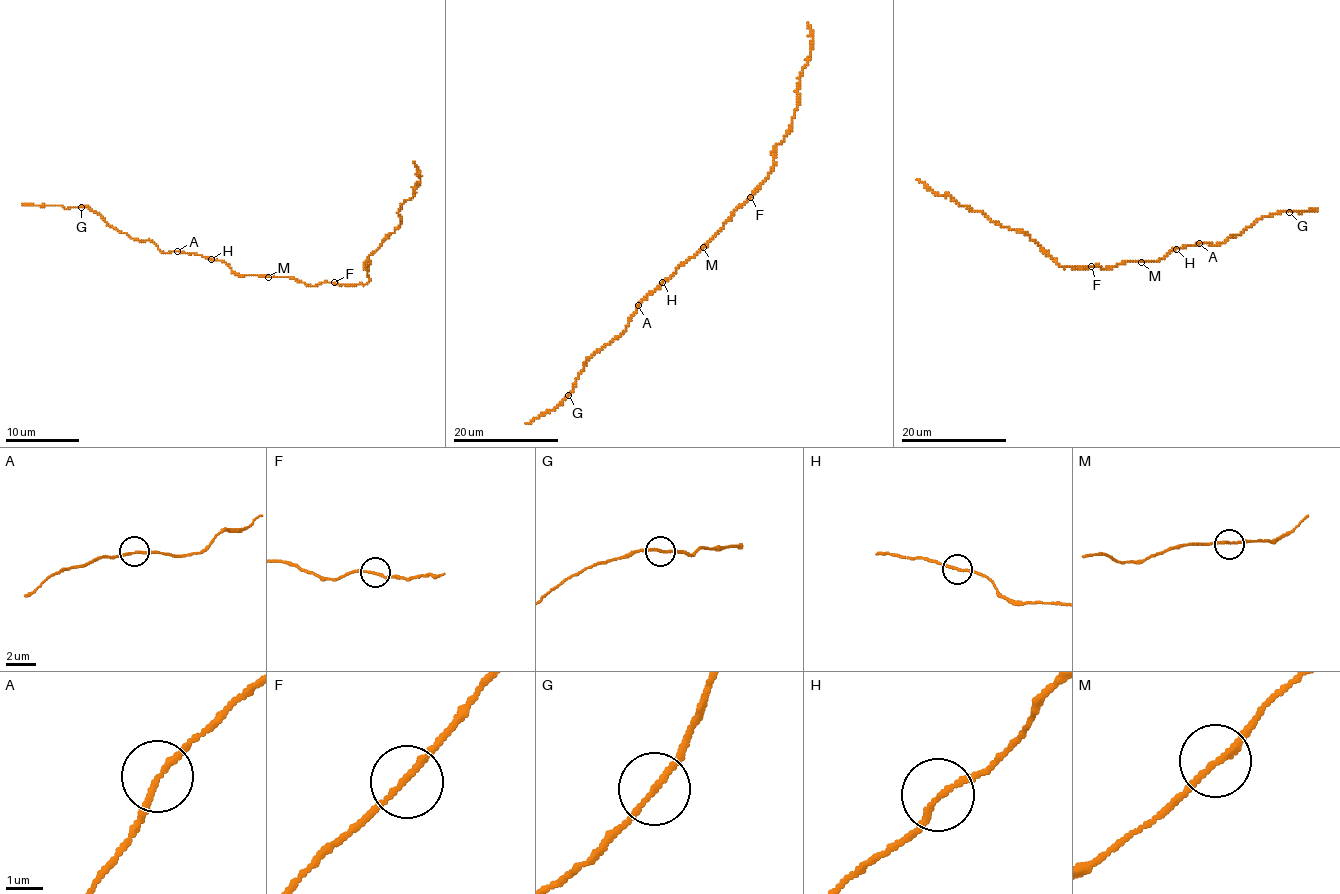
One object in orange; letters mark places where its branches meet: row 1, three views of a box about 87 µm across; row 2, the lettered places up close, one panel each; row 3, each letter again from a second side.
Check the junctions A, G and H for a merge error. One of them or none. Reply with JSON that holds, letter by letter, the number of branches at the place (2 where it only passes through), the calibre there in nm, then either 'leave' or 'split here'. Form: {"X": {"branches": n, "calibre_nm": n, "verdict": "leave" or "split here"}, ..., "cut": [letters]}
{"A": {"branches": 2, "calibre_nm": 150, "verdict": "leave"}, "G": {"branches": 2, "calibre_nm": 160, "verdict": "leave"}, "H": {"branches": 2, "calibre_nm": 160, "verdict": "leave"}, "cut": []}

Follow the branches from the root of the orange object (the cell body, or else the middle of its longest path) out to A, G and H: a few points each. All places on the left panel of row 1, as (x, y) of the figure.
A: (281, 277), (237, 275), (220, 260), (178, 251)
G: (281, 277), (237, 275), (220, 260), (163, 253), (150, 240), (119, 233), (92, 209), (81, 207)
H: (281, 277), (237, 275), (224, 262), (211, 258)

